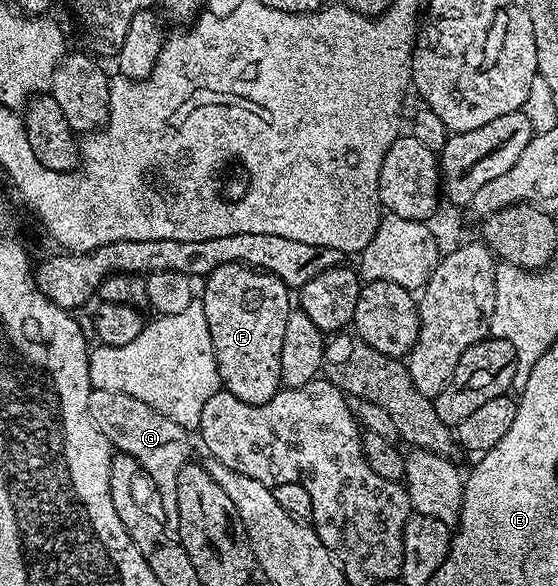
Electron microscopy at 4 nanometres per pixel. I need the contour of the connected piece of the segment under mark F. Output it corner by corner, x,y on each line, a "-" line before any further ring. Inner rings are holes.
243,263
219,265
211,274
204,276
203,283
205,283
205,288
202,291
200,288
199,301
203,305
207,329
211,329
211,345
213,346
213,356
217,362
217,372
221,378
221,387
231,392
235,397
239,397
239,401
247,401
248,403
266,403
271,401
271,397
275,397
275,393
281,387
279,352
283,349
283,332
287,326
287,317
291,310
291,304
289,304
291,288
283,281
279,281
279,277
275,277
266,271
257,271
254,267
246,267

